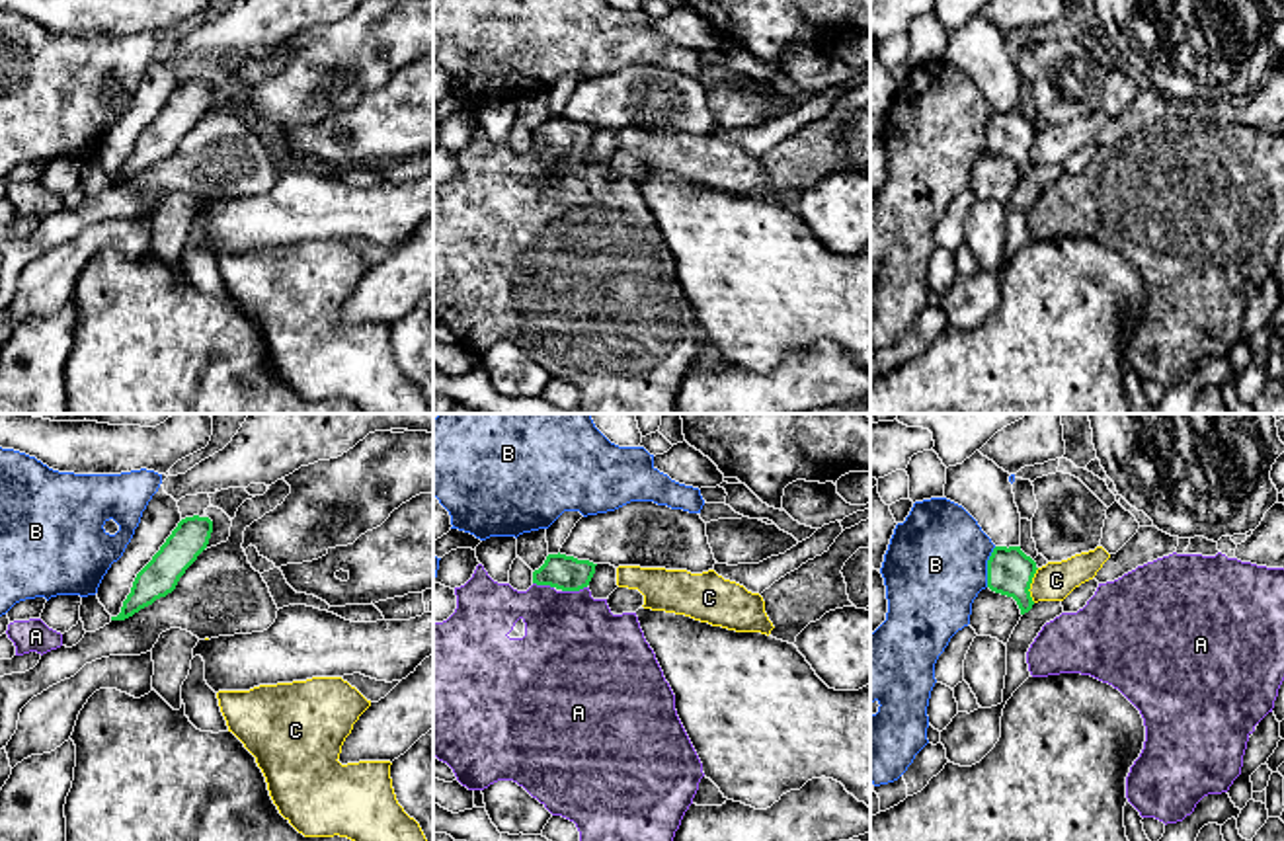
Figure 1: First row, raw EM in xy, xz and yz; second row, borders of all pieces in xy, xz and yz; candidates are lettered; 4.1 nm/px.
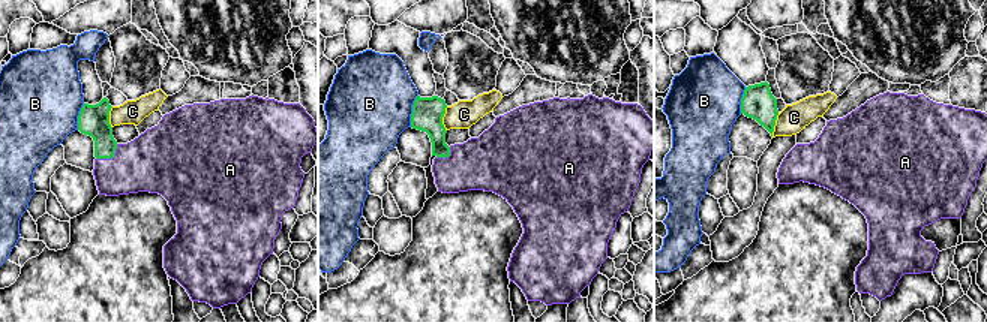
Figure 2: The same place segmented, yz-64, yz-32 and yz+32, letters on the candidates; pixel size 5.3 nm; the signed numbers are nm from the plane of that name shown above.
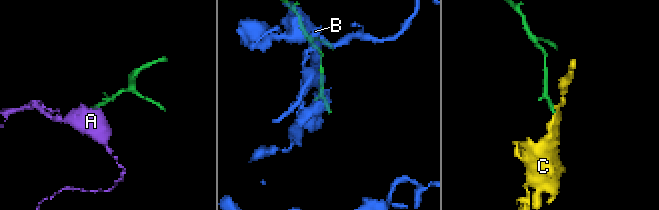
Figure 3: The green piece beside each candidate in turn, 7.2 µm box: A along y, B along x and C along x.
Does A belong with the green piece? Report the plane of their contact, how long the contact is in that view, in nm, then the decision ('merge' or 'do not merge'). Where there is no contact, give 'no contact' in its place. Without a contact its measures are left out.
contact in xz; length 110 nm; merge

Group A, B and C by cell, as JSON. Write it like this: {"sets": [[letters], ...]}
{"sets": [["A"], ["B"], ["C"]]}

